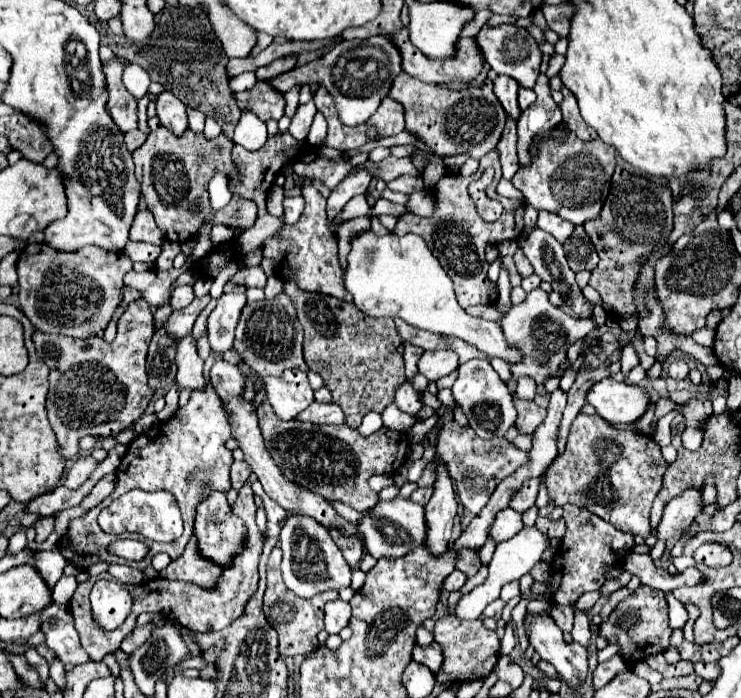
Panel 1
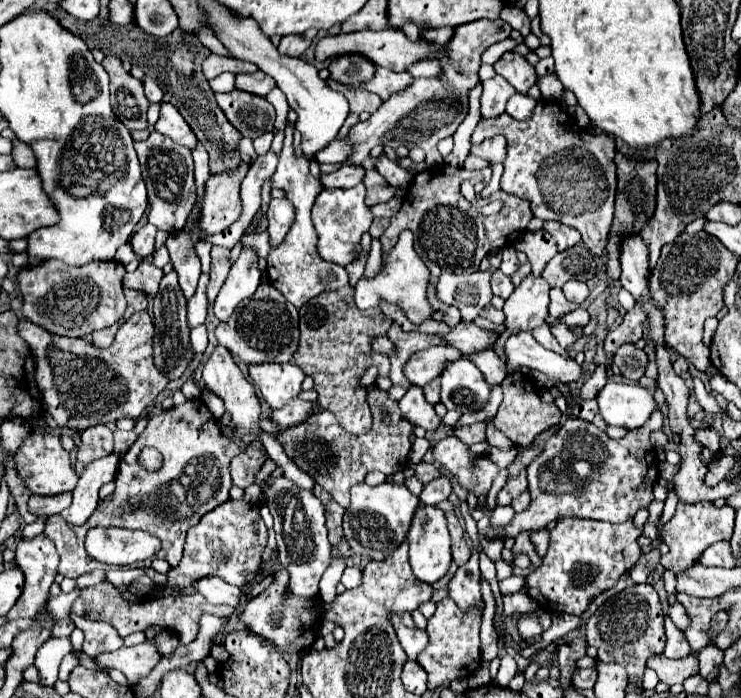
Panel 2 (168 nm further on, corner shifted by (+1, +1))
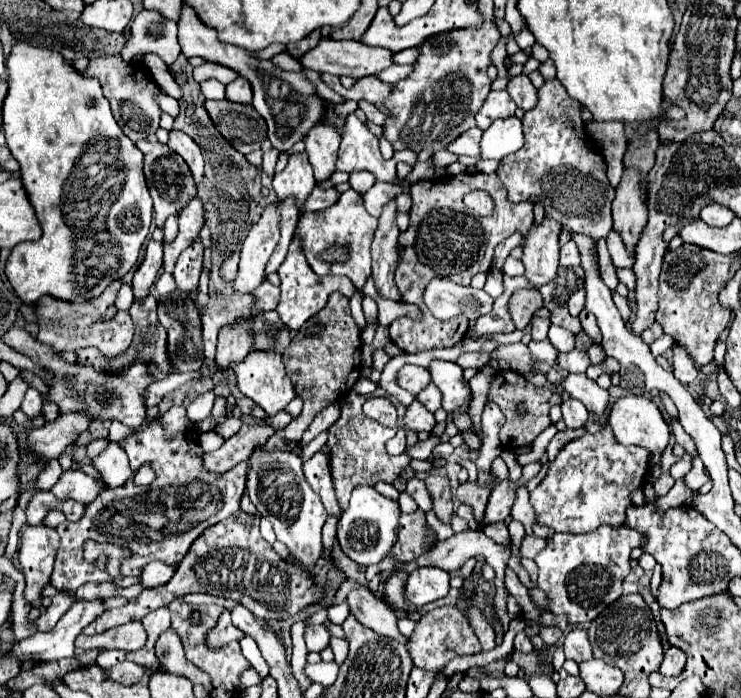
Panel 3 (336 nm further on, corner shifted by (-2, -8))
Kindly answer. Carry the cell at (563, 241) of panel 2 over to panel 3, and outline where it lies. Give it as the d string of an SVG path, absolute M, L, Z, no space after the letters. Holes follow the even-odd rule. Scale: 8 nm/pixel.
M574 240L566 242L560 248L560 266L566 266L566 268L580 266L580 254L578 254L578 246L574 246Z

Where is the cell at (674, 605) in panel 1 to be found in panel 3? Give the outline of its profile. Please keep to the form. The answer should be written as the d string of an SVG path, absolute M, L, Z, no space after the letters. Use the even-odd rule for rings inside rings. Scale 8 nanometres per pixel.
M670 646L666 650L666 656L664 656L664 662L660 666L660 672L664 676L678 676L680 672L684 670L684 652L678 650L676 646Z

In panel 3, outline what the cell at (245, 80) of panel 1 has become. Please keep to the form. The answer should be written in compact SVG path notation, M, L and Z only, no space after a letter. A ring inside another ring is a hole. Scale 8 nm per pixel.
M206 80L200 84L202 86L202 94L208 98L208 100L222 100L224 98L224 84L220 84L218 80Z

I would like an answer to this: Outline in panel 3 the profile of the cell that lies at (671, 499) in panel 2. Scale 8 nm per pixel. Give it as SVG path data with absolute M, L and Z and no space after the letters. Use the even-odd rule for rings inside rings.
M696 458L696 460L694 460L692 469L688 474L686 474L686 476L684 476L684 482L686 482L692 490L700 490L704 484L708 484L708 482L710 482L708 474L704 474L704 466L702 466L700 458Z

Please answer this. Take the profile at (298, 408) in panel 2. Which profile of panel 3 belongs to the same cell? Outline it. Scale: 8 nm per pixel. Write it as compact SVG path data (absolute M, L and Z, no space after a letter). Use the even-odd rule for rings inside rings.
M262 420L260 424L242 424L242 428L230 436L222 448L206 454L204 466L216 474L222 474L230 468L234 468L238 462L248 460L250 452L266 444L266 440L276 430L270 426L268 420Z

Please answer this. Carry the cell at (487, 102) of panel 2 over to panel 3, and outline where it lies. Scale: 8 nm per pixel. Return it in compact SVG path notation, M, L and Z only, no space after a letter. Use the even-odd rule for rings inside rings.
M492 90L484 102L484 106L476 114L476 124L480 130L486 130L494 120L512 116L516 110L514 100L506 90Z

